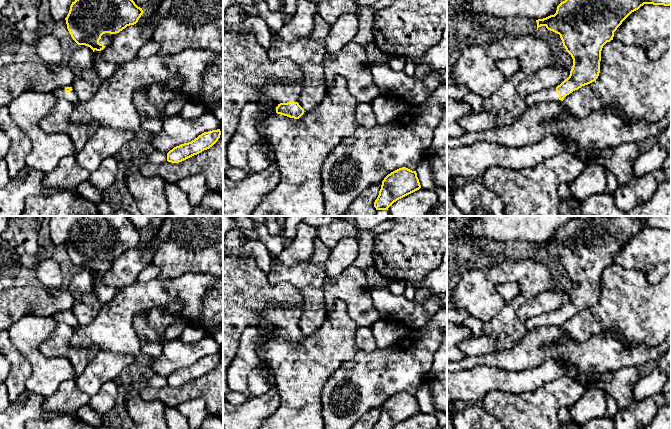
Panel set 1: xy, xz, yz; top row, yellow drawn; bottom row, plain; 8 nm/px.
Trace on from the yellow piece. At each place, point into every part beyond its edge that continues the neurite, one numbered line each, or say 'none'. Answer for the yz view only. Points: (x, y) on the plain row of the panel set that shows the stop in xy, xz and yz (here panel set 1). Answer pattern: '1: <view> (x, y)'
1: yz (545, 319)

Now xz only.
1: xz (282, 315)

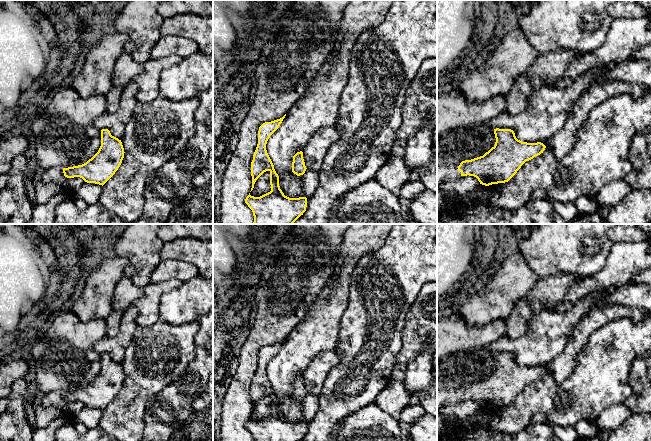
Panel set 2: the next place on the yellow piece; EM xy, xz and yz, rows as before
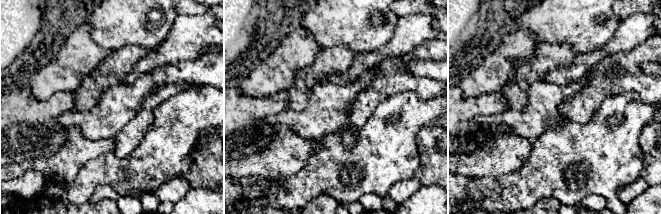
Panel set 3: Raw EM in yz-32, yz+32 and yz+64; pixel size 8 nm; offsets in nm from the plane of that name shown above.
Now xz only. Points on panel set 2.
none

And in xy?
none

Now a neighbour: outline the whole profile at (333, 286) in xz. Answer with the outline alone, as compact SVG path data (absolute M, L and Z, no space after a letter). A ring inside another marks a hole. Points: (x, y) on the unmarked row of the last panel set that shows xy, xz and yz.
M339 275L331 277L306 315L286 337L279 352L267 365L266 374L279 400L280 413L289 422L309 422L318 411L318 394L306 393L300 400L292 396L293 380L297 376L303 376L307 365L319 354L335 350L340 321L348 304L349 293L349 287L339 281Z

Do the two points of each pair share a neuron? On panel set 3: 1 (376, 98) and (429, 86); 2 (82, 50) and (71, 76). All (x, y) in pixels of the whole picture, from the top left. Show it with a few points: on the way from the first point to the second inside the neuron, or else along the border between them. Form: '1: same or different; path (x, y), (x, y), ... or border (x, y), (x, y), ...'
1: same; path (389, 85), (416, 84)
2: same; path (78, 56), (72, 63), (71, 70)

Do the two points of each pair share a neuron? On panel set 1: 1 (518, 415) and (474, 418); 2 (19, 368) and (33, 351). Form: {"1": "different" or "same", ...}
{"1": "different", "2": "different"}

